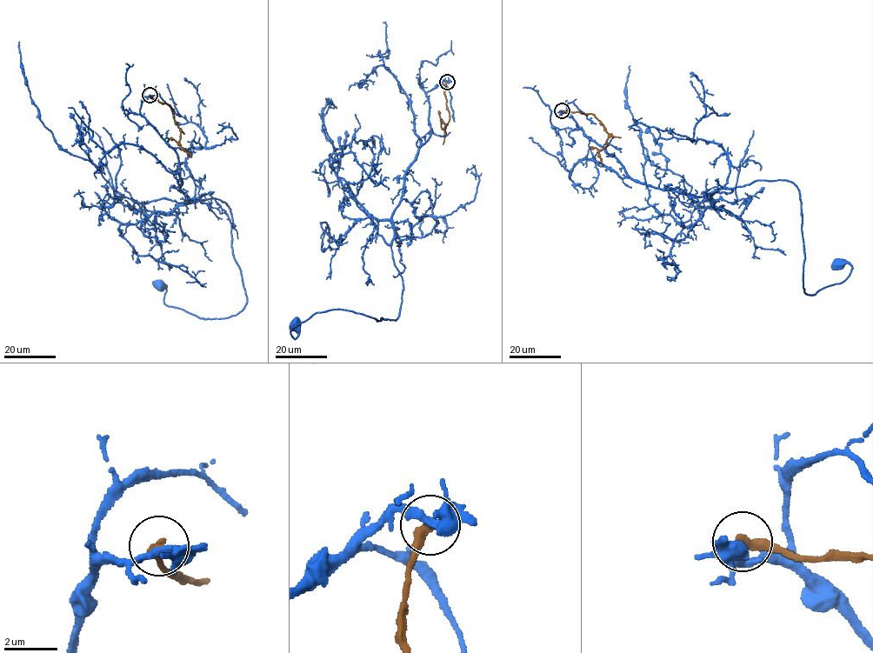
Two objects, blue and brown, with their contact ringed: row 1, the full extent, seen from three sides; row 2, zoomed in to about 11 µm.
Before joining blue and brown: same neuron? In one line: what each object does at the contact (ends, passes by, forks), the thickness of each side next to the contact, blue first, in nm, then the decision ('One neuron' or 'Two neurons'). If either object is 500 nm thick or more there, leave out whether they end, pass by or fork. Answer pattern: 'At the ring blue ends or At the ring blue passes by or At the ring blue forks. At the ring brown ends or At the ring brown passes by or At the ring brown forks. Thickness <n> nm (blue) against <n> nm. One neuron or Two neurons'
At the ring blue passes by. At the ring brown ends. Thickness 320 nm (blue) against 400 nm. Two neurons

